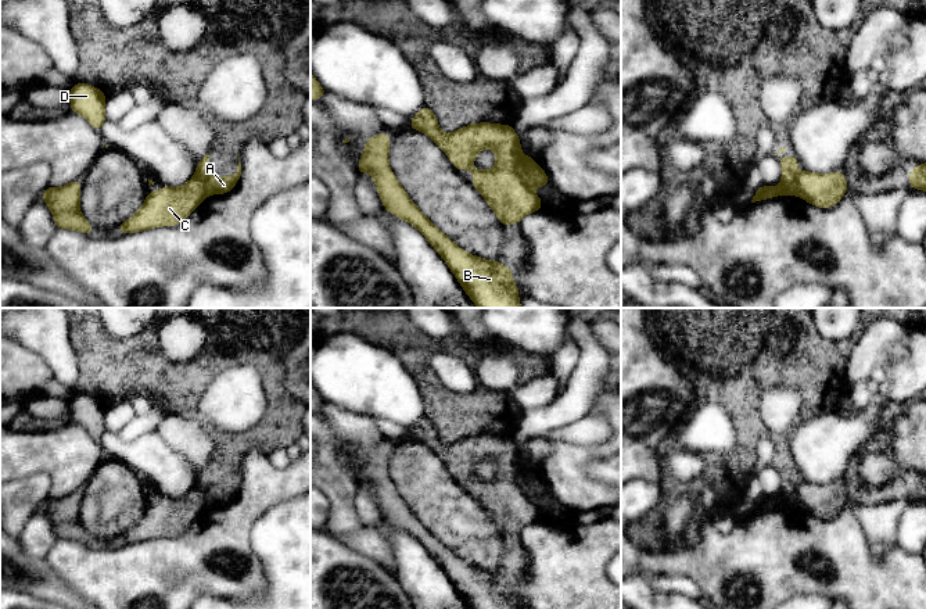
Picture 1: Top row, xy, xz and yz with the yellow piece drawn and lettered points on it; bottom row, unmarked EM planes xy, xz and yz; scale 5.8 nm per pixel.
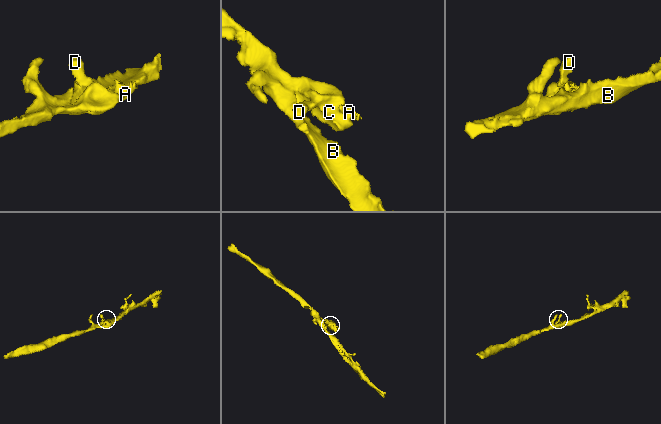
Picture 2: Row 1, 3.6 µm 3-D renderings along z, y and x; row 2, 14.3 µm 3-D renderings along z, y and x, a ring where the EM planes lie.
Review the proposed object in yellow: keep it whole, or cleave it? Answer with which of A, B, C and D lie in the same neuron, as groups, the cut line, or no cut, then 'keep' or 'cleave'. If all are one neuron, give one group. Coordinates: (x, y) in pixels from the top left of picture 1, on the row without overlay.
groups A / B C D; cut xz (521, 466), (517, 475), (517, 484), (530, 500); cleave

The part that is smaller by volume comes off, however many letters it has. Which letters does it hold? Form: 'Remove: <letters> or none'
Remove: A

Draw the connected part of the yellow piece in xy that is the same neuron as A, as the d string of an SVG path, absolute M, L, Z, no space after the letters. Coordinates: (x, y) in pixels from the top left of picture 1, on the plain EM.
M207 465L204 469L200 470L200 473L195 477L195 486L204 490L208 504L223 505L230 502L237 495L241 486L240 465L238 465L238 477L236 486L218 488L216 484L208 480L209 474L211 474L209 465Z

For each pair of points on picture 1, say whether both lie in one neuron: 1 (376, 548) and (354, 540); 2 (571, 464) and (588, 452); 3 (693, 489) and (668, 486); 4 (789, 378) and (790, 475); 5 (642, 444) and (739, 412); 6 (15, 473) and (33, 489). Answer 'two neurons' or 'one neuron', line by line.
1: one neuron
2: one neuron
3: one neuron
4: one neuron
5: two neurons
6: two neurons

